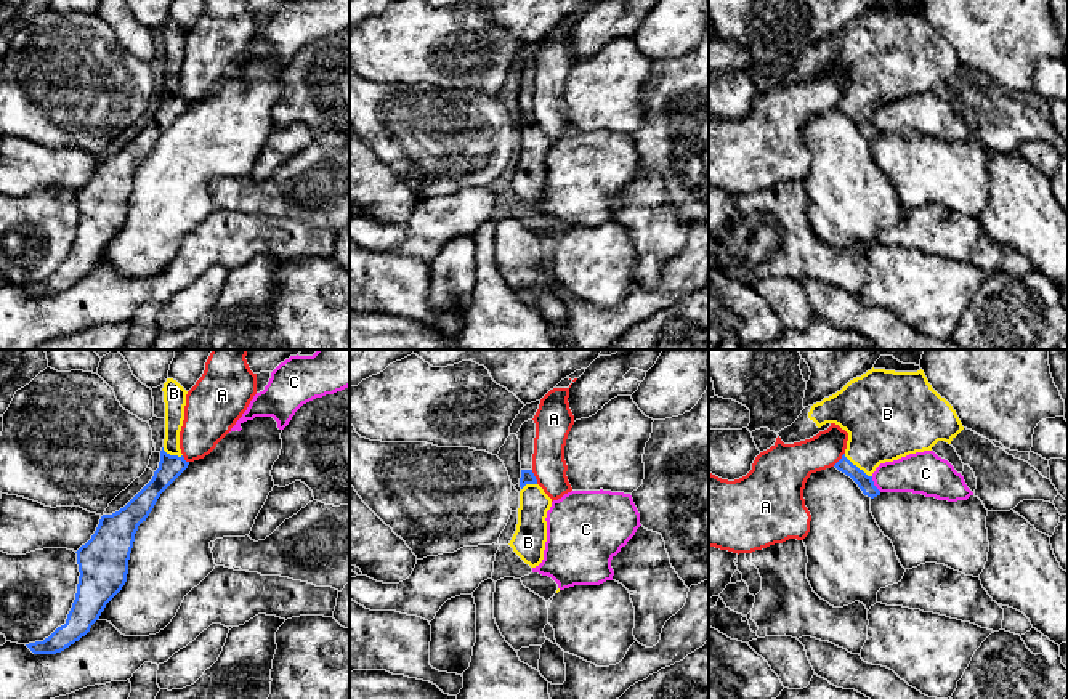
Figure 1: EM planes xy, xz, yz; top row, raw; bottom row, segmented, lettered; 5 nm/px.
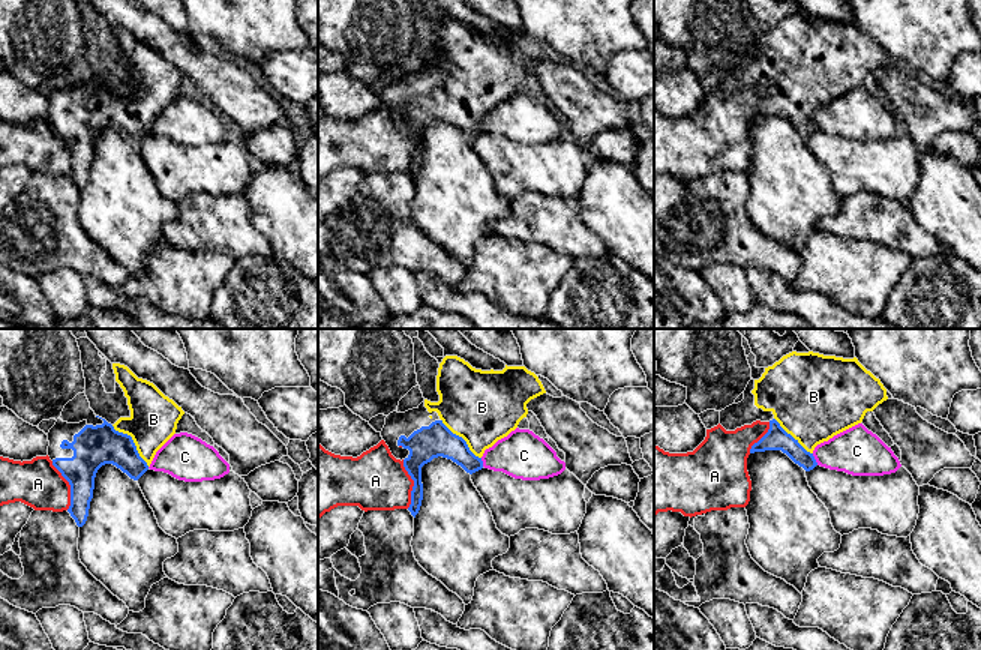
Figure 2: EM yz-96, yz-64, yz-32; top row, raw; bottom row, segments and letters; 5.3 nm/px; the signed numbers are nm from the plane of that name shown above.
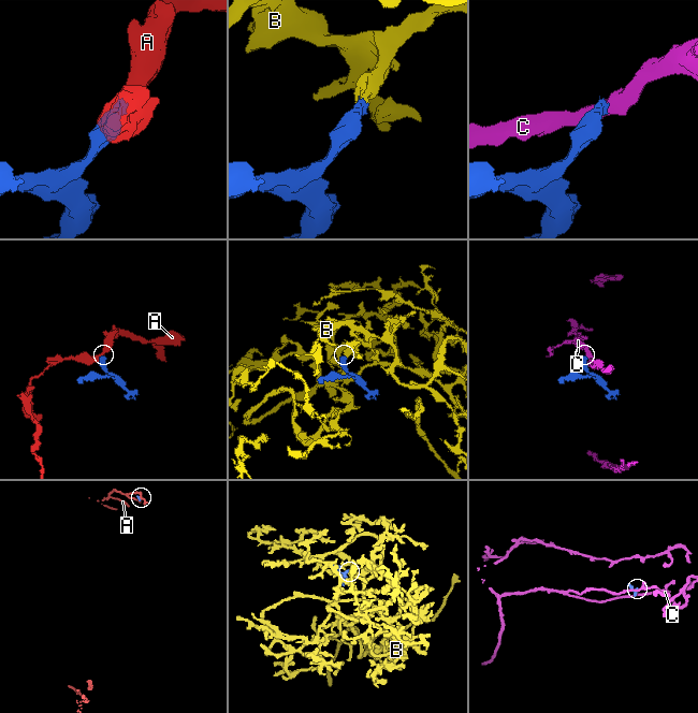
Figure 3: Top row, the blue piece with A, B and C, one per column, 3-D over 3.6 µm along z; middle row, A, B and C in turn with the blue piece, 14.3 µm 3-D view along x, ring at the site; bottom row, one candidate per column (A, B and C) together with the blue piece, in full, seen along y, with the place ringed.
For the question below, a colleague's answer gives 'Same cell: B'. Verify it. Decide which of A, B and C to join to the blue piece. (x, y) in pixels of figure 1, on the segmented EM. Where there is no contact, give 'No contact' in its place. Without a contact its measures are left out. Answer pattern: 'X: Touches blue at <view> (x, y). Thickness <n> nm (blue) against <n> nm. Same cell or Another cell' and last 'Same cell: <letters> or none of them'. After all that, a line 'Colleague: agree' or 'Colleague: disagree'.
A: Touches blue at xz (534, 476). Thickness 70 nm (blue) against 170 nm. Another cell
B: Touches blue at yz (857, 467). Thickness 80 nm (blue) against 360 nm. Same cell
C: Touches blue at yz (873, 484). Thickness 80 nm (blue) against 200 nm. Another cell
Same cell: B
Colleague: agree

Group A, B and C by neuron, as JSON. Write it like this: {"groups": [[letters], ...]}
{"groups": [["A"], ["B"], ["C"]]}

